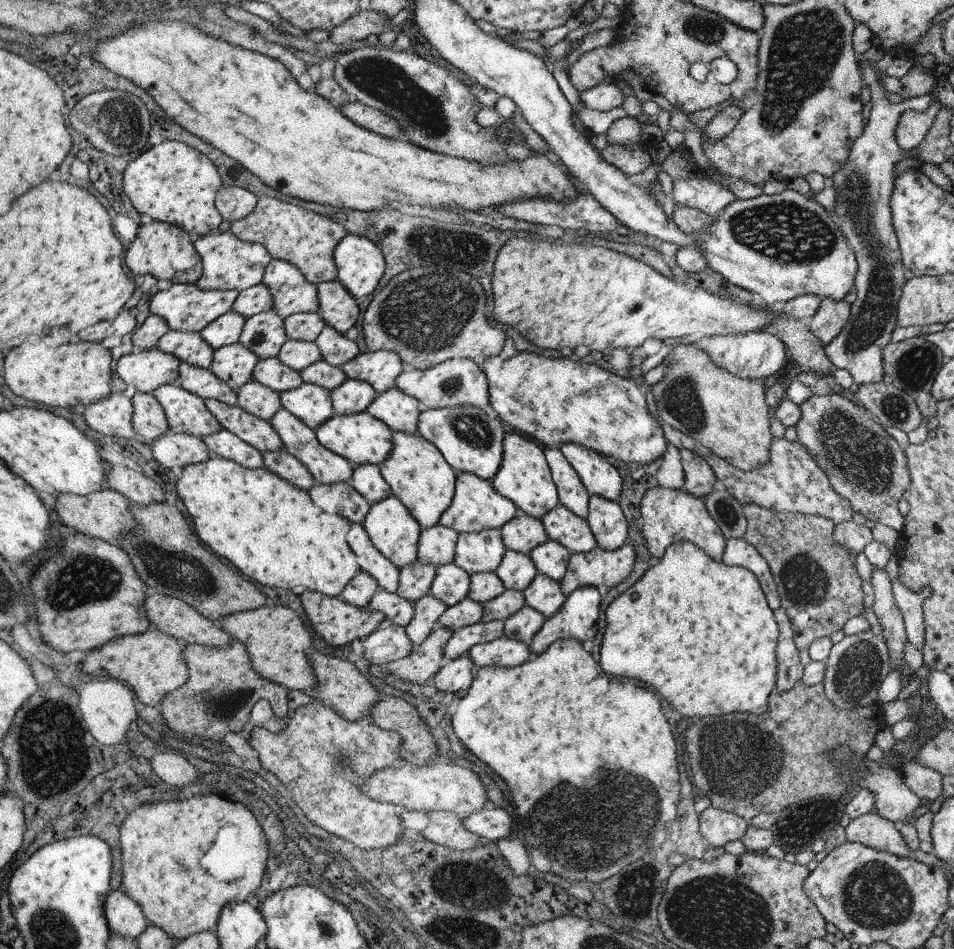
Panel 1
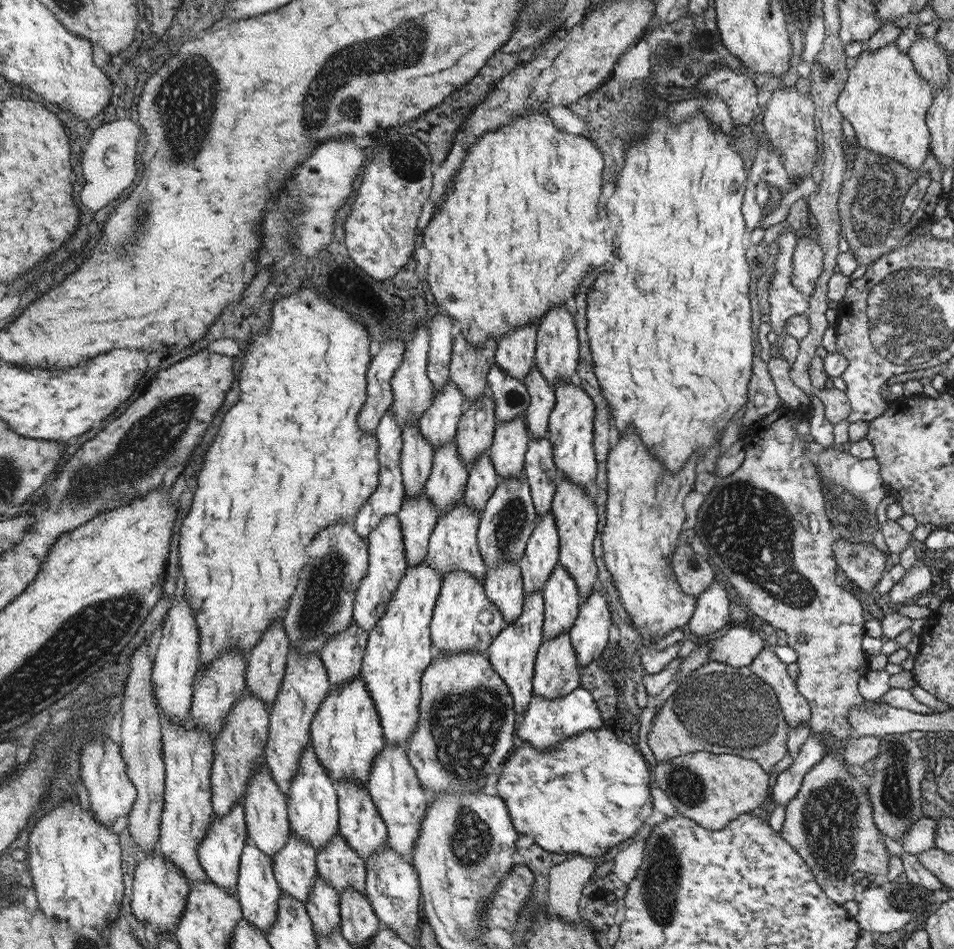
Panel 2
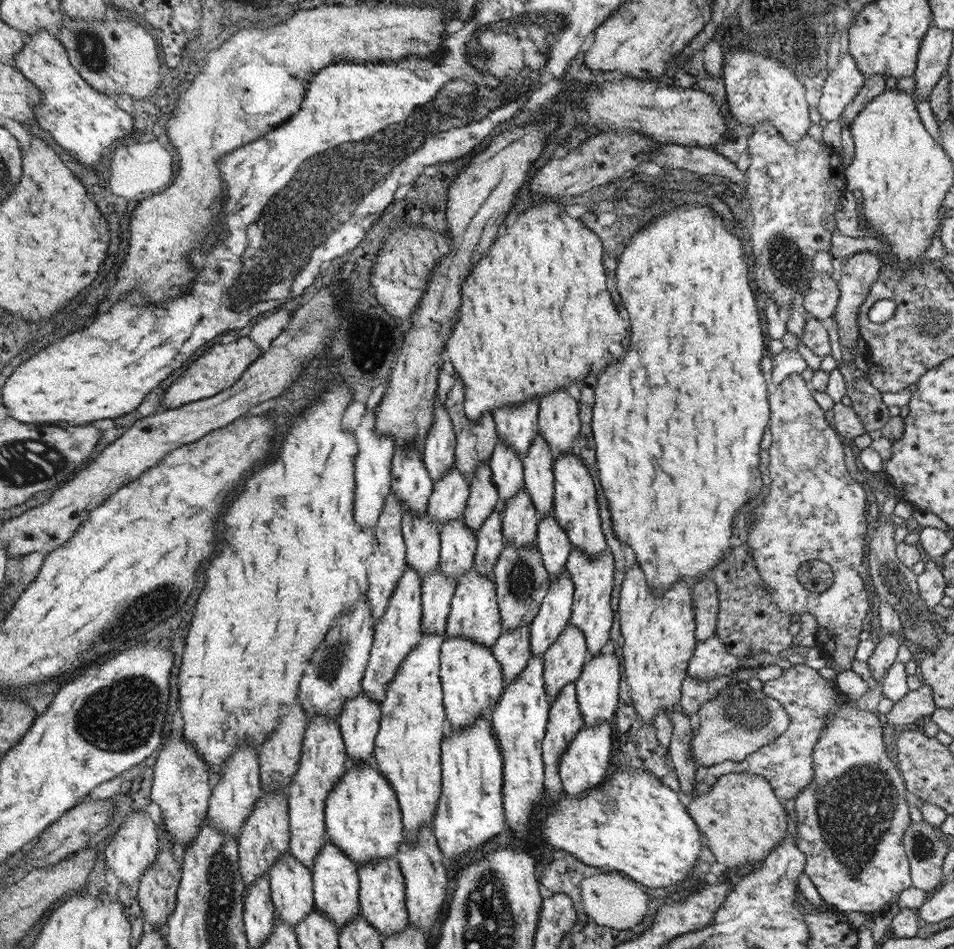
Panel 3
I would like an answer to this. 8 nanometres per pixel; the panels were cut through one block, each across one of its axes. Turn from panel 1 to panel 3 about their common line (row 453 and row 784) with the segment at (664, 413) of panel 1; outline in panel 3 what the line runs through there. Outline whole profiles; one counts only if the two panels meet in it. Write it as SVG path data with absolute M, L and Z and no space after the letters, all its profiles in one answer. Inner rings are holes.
M729 772L719 776L707 792L693 796L687 804L687 812L703 832L703 838L707 838L715 862L729 868L729 874L741 864L759 866L765 862L773 846L777 846L781 836L787 832L785 806L777 802L767 778L751 772Z

